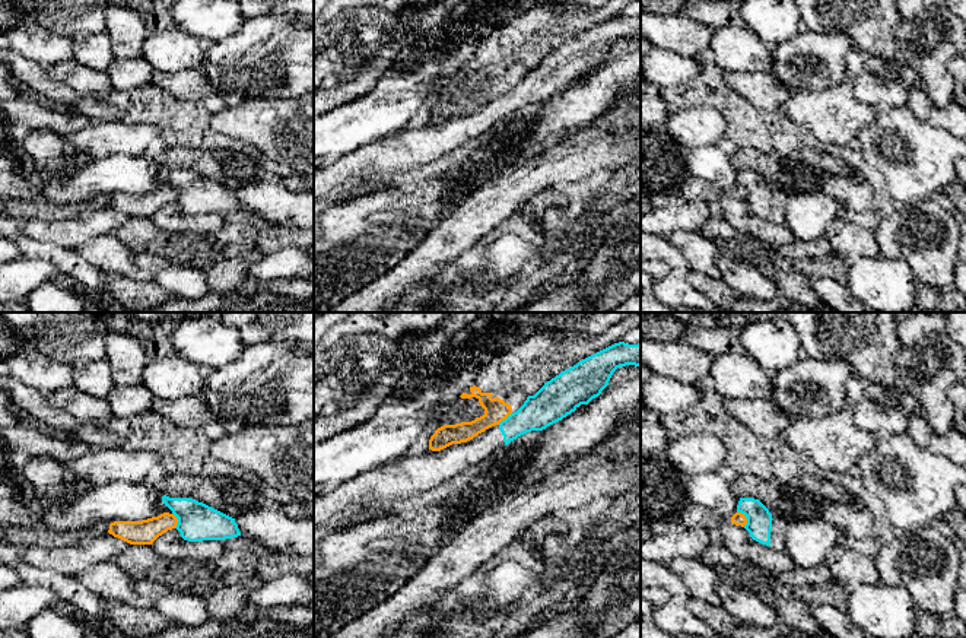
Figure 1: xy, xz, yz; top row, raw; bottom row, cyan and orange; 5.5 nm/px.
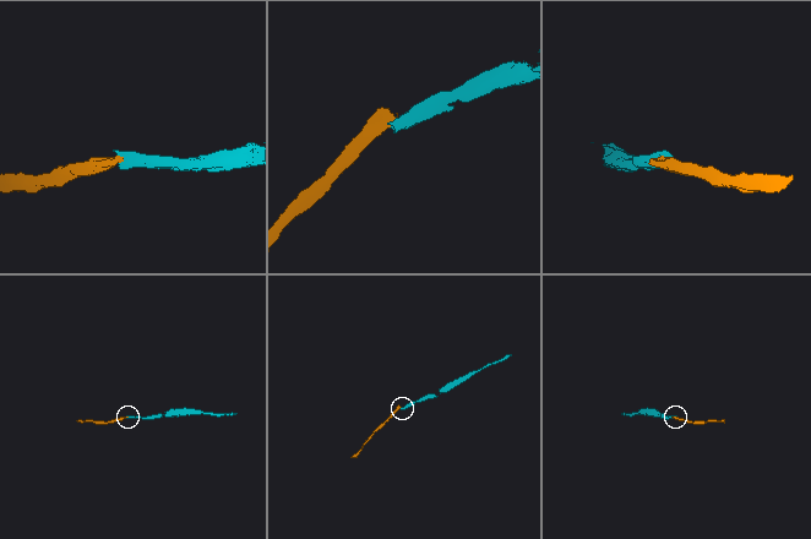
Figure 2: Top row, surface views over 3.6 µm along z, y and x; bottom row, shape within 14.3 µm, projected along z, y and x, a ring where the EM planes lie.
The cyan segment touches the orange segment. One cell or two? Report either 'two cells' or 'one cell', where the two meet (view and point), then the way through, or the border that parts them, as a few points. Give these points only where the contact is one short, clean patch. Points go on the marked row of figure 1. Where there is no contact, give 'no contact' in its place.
two cells; meets cyan in yz at (746, 517); border along yz (737, 511), (744, 516), (744, 526)

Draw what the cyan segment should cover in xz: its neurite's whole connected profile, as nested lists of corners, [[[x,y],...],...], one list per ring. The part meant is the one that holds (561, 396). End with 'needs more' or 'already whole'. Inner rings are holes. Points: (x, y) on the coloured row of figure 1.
[[[619,342],[579,361],[576,365],[544,383],[534,396],[528,396],[524,404],[499,425],[486,429],[467,442],[452,444],[441,451],[428,448],[423,454],[401,457],[387,466],[340,483],[331,492],[318,495],[314,499],[314,530],[327,527],[331,531],[343,531],[356,527],[360,524],[358,515],[368,507],[376,511],[374,518],[393,515],[391,507],[395,502],[420,495],[452,479],[470,466],[490,457],[518,437],[531,431],[543,431],[575,412],[581,404],[588,404],[608,385],[613,372],[626,365],[641,366],[641,343],[629,345]]]; needs more

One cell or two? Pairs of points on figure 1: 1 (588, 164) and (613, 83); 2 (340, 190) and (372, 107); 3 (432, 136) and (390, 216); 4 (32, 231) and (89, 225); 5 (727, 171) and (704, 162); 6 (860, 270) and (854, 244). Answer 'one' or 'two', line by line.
1: two
2: two
3: two
4: one
5: one
6: two

